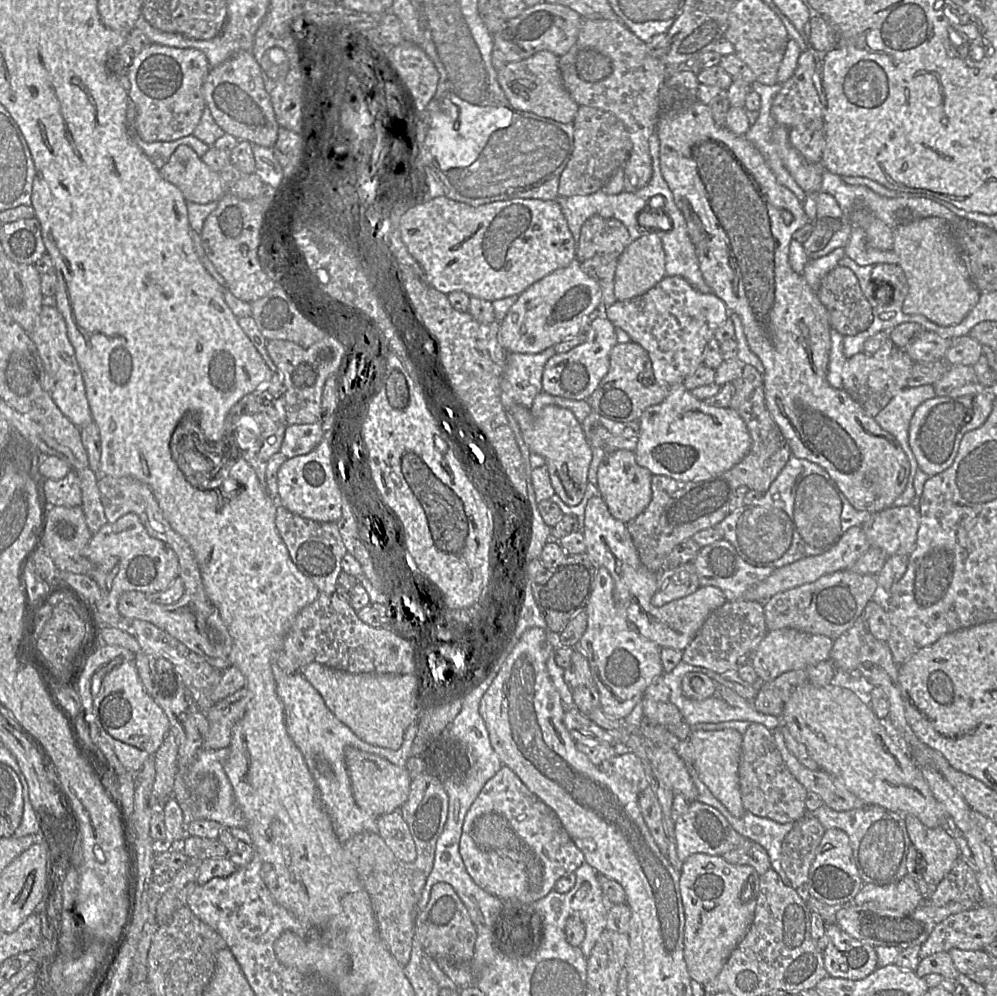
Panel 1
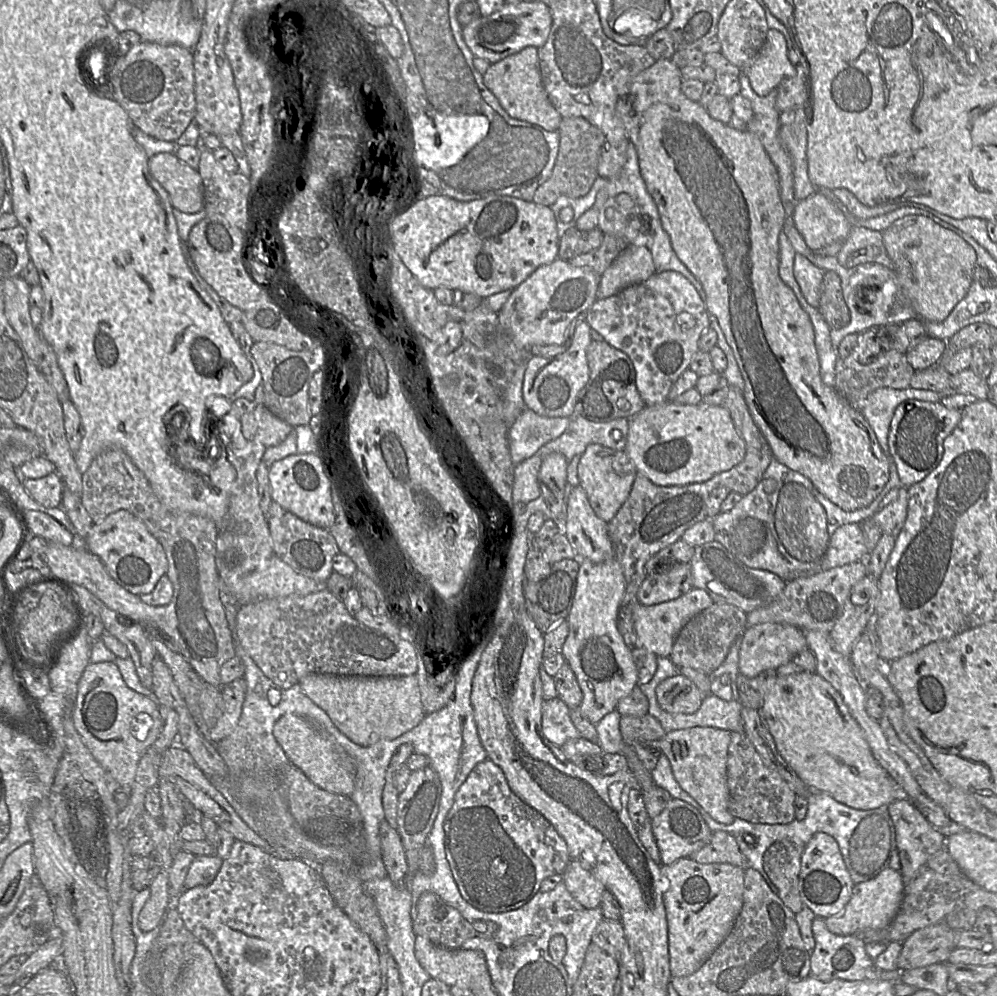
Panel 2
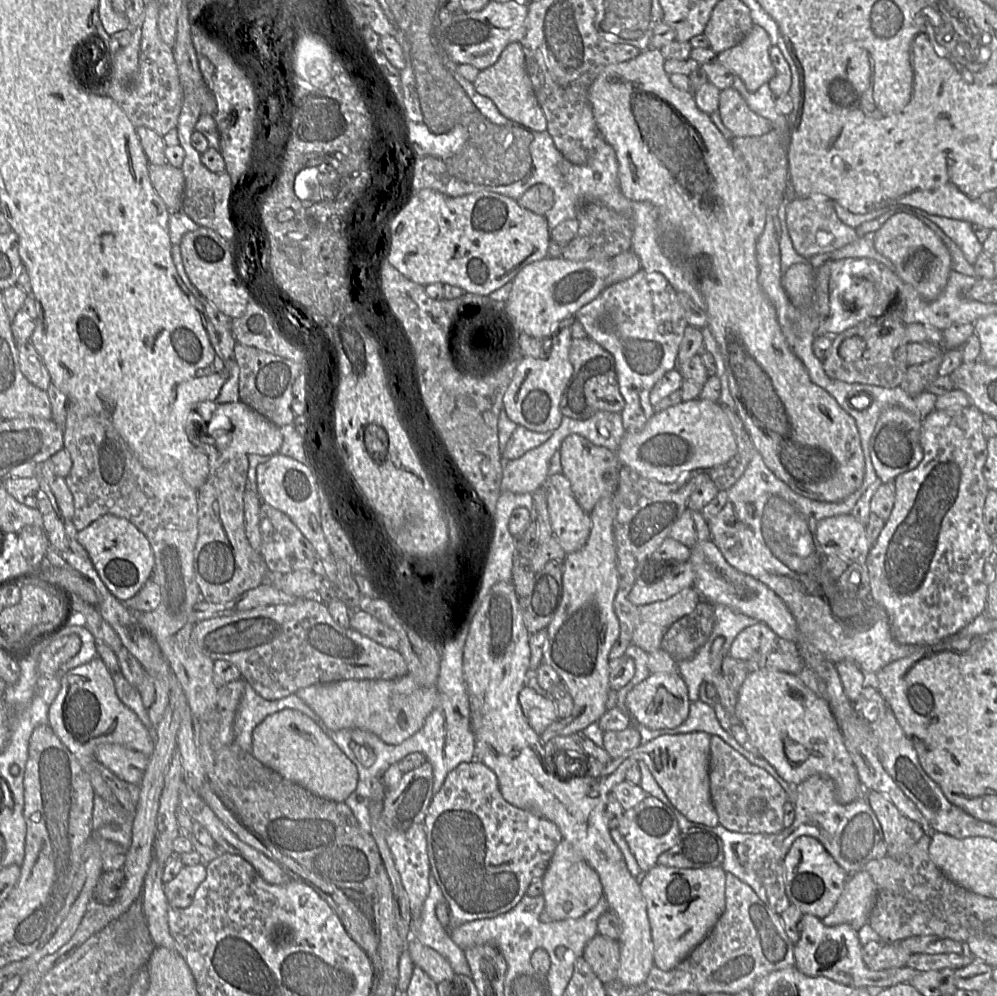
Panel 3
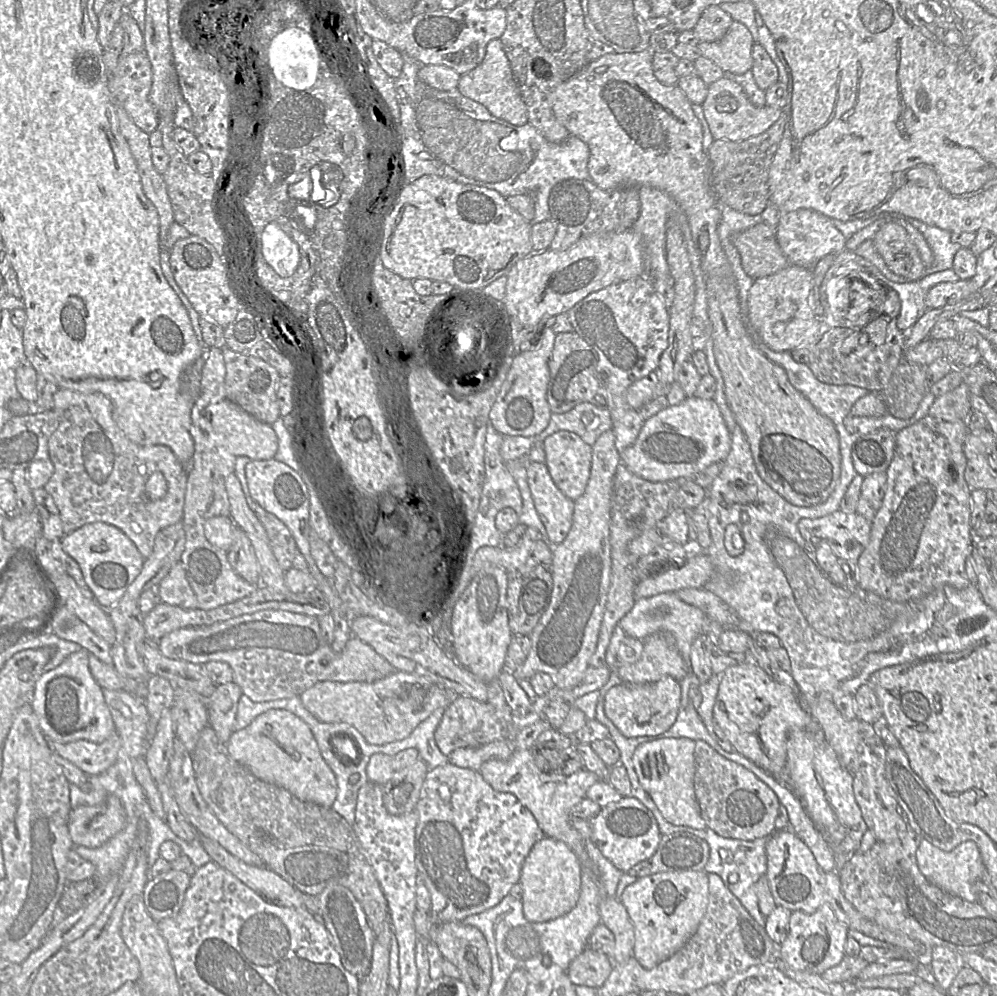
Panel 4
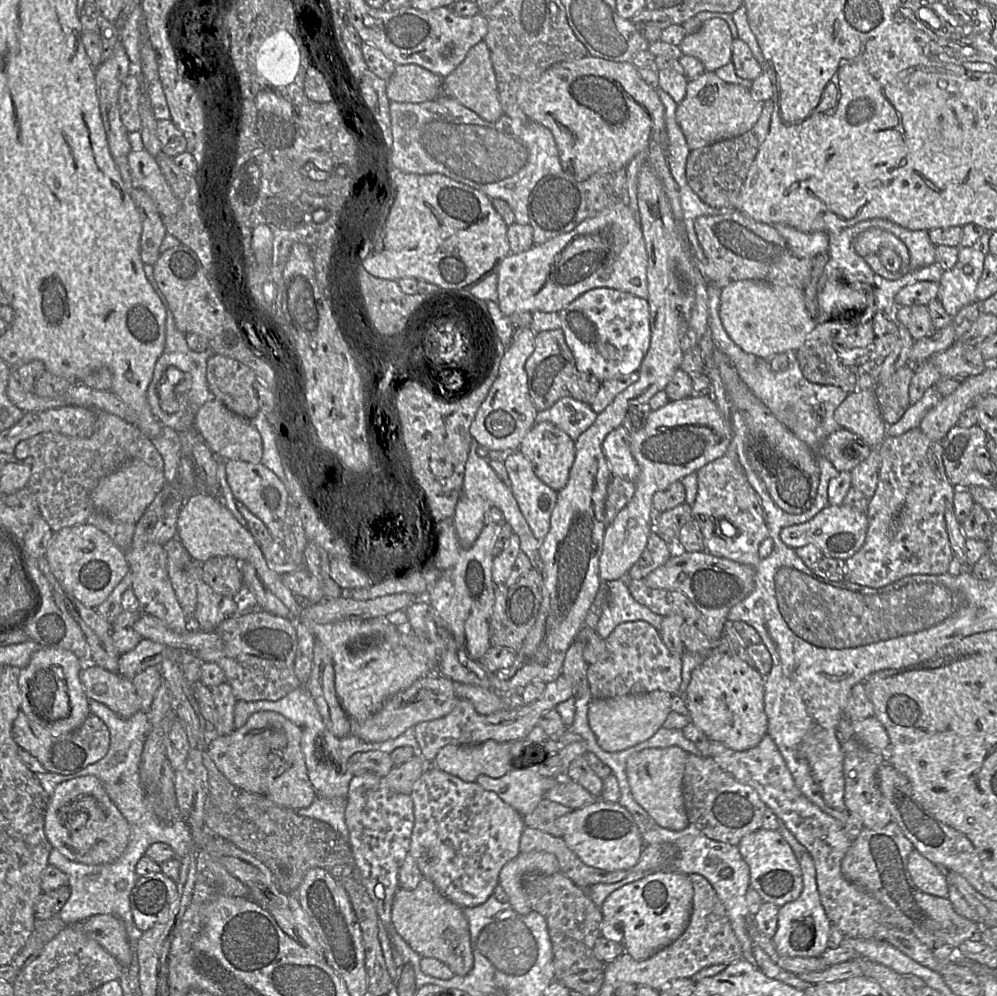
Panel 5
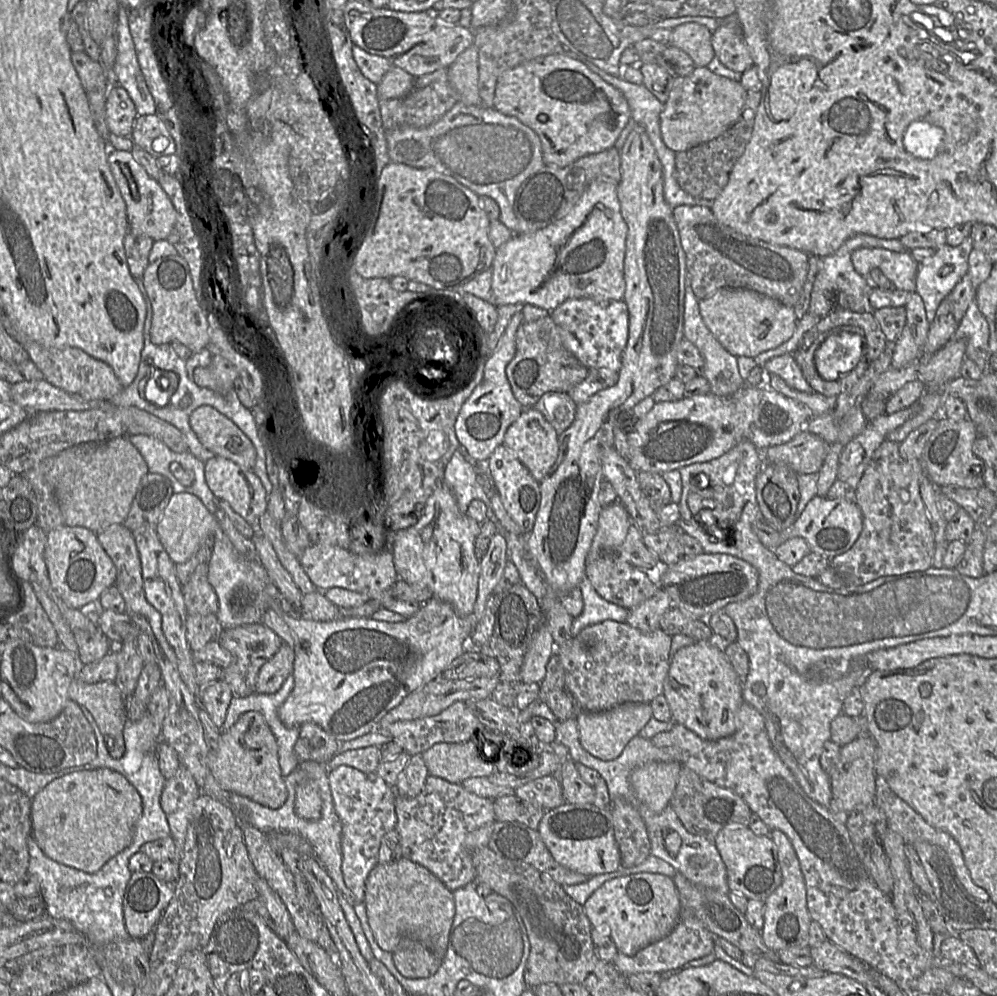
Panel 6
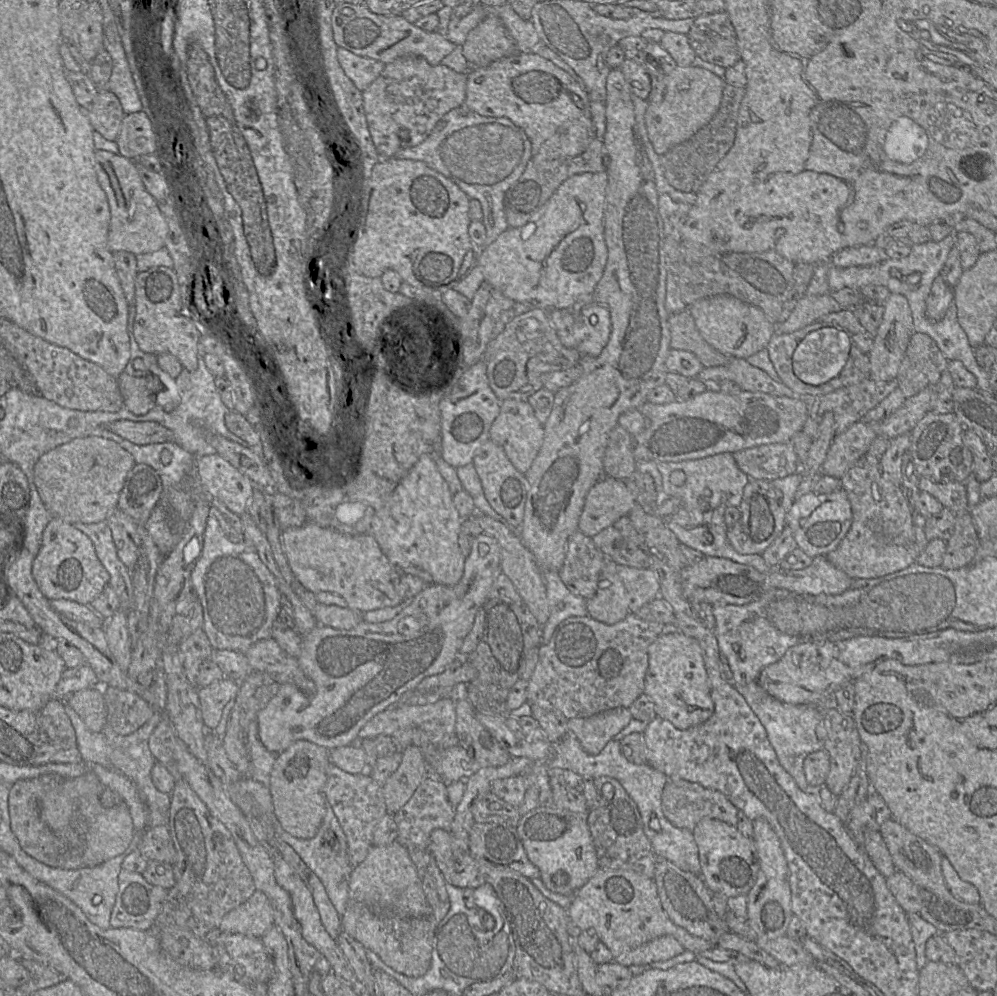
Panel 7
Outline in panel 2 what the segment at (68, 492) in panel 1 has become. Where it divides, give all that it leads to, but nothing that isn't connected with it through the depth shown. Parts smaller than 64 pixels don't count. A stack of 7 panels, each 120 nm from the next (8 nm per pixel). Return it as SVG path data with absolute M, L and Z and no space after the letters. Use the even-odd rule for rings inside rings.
M55 472L38 479L25 479L22 485L26 493L45 508L61 507L63 484Z

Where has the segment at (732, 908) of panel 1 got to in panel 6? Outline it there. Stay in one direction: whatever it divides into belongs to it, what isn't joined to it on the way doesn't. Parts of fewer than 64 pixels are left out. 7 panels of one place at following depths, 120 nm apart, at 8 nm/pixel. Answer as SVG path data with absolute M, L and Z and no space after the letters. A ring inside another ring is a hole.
M639 873L608 880L593 892L583 907L592 927L600 924L610 927L611 940L617 951L626 956L633 956L647 945L666 937L674 930L681 915L679 893L673 879L658 873Z

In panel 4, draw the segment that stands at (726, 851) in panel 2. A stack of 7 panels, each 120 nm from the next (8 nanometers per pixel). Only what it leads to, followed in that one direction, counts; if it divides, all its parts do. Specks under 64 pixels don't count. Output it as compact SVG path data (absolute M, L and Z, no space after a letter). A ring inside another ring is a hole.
M698 830L662 836L655 853L624 874L638 878L673 871L702 871L709 859L710 847Z

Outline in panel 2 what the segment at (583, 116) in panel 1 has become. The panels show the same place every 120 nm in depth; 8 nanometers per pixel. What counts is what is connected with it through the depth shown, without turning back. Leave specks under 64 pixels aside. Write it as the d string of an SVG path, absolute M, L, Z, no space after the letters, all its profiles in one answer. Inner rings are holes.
M582 117L563 119L557 132L560 136L560 145L552 175L537 188L532 199L532 202L548 207L551 207L561 195L580 198L590 191L599 177L598 163L605 144L603 132Z

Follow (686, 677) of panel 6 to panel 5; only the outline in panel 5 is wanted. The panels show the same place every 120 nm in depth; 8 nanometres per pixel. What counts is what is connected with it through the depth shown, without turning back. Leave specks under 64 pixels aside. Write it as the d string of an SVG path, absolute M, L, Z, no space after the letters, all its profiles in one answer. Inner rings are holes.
M720 653L704 657L702 663L693 670L687 688L681 693L691 723L709 739L730 749L744 751L755 747L768 734L768 718L764 707L765 677L753 664L735 654Z

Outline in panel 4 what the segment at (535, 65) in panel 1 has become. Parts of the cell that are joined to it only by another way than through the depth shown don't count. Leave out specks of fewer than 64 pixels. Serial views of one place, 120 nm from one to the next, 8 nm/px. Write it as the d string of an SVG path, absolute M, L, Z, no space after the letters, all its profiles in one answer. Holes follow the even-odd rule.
M500 39L491 40L486 47L483 61L473 70L461 75L457 90L463 96L482 104L496 118L515 126L528 123L527 107L521 97Z

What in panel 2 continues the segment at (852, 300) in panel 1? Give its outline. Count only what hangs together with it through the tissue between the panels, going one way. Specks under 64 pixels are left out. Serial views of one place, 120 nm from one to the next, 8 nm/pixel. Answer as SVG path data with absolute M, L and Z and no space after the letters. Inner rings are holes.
M825 271L817 309L831 329L841 329L850 322L850 310L843 297L841 279L833 271Z

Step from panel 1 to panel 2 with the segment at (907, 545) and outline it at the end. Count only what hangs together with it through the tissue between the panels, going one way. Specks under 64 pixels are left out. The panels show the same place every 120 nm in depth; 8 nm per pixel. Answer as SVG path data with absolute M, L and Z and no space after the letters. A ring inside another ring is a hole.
M900 487L897 498L870 518L879 527L882 534L888 534L896 538L901 532L908 511L907 488Z

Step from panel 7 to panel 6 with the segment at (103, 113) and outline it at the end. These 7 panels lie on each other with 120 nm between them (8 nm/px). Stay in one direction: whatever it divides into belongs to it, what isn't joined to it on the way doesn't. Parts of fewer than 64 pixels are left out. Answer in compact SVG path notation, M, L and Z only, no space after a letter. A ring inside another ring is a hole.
M112 83L105 102L105 120L110 133L130 136L137 116L134 103L127 91Z

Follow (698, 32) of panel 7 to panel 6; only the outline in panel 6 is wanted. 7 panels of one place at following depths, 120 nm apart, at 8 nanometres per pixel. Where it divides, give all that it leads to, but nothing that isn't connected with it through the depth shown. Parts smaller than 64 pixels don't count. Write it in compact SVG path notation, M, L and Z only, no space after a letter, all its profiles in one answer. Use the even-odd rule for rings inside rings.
M721 22L712 32L711 44L715 57L728 69L742 74L753 66L753 60L743 39L741 27L739 29Z

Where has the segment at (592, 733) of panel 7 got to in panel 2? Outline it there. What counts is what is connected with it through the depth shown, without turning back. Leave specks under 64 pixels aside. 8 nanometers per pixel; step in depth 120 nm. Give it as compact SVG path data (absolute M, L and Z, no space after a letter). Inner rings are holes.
M682 674L664 679L655 691L659 706L673 714L695 713L704 699L704 694L697 685Z

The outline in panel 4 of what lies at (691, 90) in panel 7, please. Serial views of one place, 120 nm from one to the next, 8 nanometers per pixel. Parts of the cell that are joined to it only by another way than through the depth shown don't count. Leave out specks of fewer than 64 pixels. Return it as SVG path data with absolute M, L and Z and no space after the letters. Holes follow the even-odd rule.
M725 76L708 85L708 94L701 108L713 140L729 141L742 141L765 132L782 113L777 107L753 105L743 88Z

